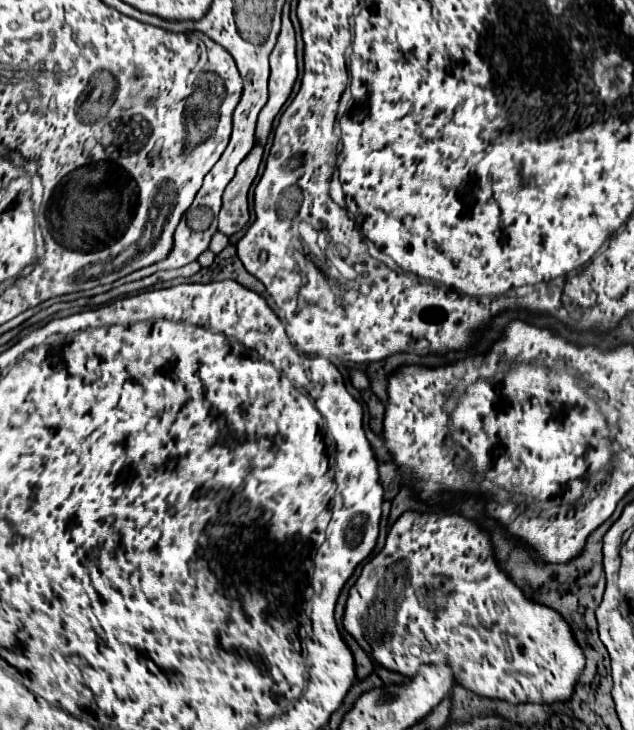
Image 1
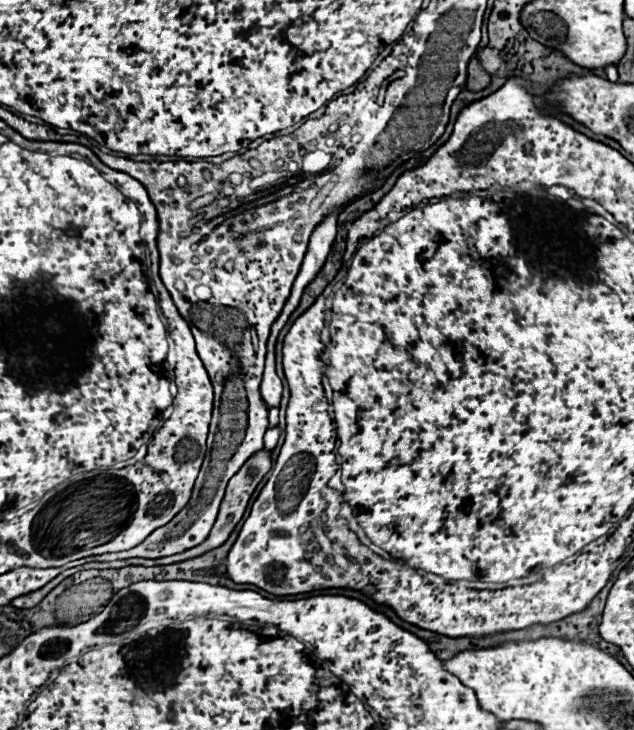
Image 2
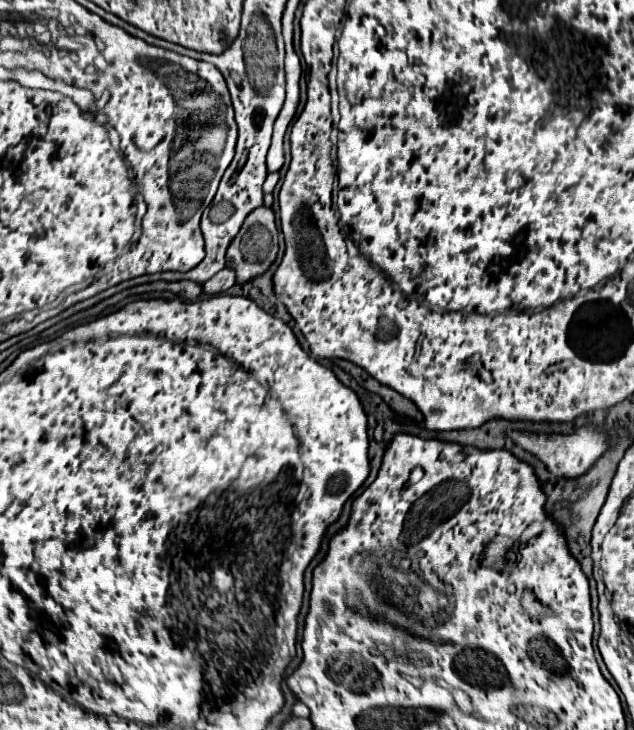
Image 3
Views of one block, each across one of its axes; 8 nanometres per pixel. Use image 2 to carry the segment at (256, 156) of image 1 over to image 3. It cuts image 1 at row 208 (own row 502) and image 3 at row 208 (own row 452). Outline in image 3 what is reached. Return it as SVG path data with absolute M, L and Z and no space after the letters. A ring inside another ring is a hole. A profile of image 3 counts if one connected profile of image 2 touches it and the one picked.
M260 206L246 216L244 224L240 226L240 232L230 242L230 246L226 250L226 266L234 268L236 282L244 284L244 282L252 280L254 276L266 272L270 268L270 264L276 260L276 254L278 254L278 230L276 230L276 222L274 222L274 212L266 206Z

